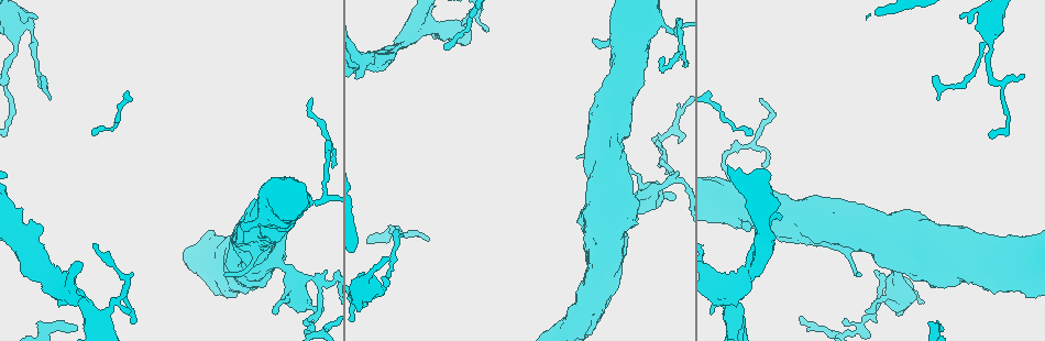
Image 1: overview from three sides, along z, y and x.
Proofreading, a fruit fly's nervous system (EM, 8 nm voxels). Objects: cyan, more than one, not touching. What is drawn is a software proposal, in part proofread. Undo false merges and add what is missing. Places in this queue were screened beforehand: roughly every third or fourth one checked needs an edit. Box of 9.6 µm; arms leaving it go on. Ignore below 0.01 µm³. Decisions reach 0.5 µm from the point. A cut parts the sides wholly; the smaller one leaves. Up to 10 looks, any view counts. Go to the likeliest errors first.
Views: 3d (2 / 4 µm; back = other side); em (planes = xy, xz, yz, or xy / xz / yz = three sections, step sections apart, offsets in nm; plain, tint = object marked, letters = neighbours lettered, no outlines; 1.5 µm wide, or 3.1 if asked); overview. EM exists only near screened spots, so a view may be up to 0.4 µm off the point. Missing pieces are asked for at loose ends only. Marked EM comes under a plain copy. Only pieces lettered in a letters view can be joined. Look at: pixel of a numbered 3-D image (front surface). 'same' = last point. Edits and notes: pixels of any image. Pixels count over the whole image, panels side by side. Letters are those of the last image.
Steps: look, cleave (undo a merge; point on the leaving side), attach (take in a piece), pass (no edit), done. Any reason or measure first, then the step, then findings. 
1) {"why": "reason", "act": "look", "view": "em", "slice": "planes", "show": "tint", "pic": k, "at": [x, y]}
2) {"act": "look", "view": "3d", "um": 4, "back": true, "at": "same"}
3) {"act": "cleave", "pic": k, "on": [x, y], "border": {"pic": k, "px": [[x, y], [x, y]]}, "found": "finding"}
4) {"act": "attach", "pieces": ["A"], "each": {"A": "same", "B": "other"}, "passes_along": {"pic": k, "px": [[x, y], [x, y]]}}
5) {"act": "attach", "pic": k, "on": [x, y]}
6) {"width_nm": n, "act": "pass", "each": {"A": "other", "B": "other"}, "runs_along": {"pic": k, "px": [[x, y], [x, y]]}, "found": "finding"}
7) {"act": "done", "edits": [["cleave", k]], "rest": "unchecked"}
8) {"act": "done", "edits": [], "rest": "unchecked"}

{"why": "an open end", "act": "look", "view": "em", "slice": "yz", "step": 8, "show": "letters", "pic": 1, "at": [403, 234]}

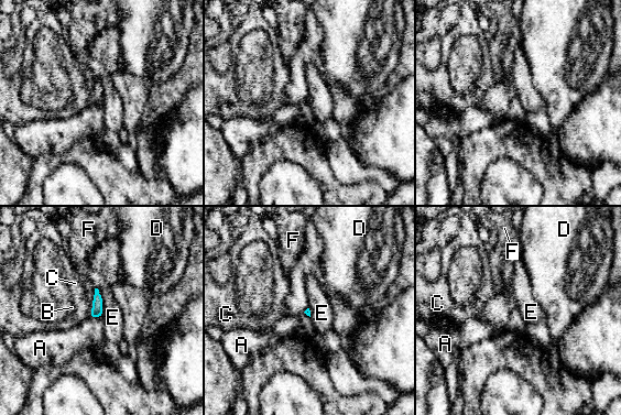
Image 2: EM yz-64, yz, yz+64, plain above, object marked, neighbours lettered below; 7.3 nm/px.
{"why": "another direction", "act": "look", "view": "em", "slice": "planes", "show": "letters", "at": "same"}

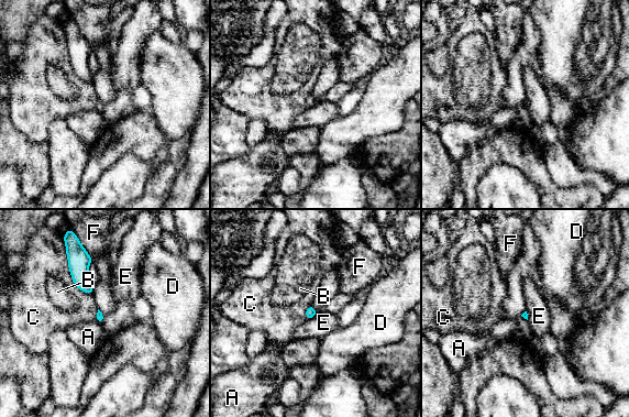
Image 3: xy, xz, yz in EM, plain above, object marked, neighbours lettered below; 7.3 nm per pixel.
{"act": "pass", "each": {"A": "other", "B": "other", "C": "other", "D": "other", "E": "other", "F": "other"}, "border": {"pic": 3, "px": [[317, 313], [307, 319]]}, "found": "none of them fits"}

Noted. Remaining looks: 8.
{"why": "thick end", "act": "look", "view": "em", "slice": "planes", "show": "letters", "pic": 1, "at": [747, 267]}

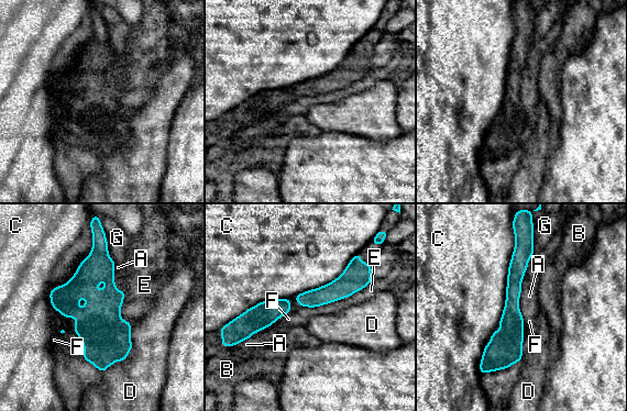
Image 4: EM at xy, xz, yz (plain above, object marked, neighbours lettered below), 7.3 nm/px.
{"act": "pass", "each": {"A": "other", "B": "other", "C": "other", "D": "other", "E": "other", "F": "other", "G": "other"}, "found": "no lettered piece goes on from it"}

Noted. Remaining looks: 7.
{"why": "thin end", "act": "look", "view": "3d", "um": 2, "back": true, "pic": 1, "at": [663, 59]}

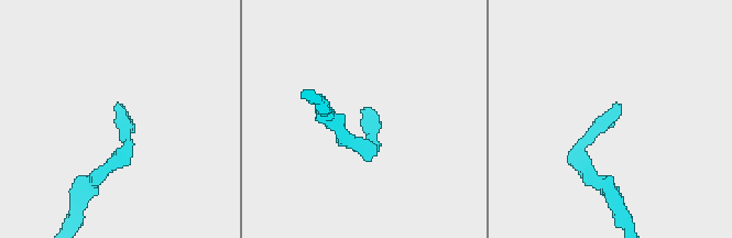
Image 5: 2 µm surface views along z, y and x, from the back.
{"why": "need the tissue", "act": "look", "view": "em", "slice": "planes", "show": "letters", "pic": 5, "at": [363, 108]}

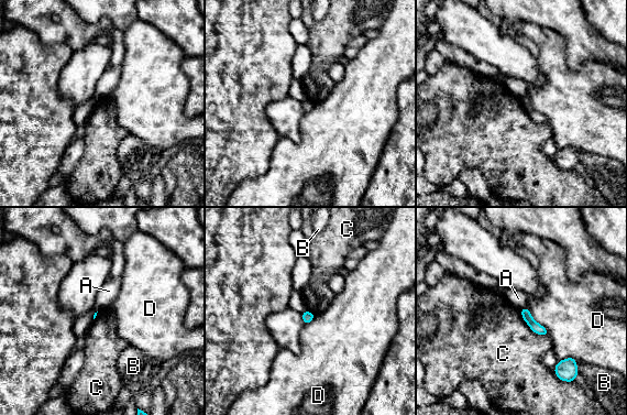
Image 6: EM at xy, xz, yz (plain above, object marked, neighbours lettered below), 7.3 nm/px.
{"longest_contact_nm": ["C", 280], "act": "pass", "each": {"A": "other", "B": "other", "C": "other", "D": "other"}, "border": {"pic": 6, "px": [[519, 309], [535, 332], [547, 336]]}, "found": "no lettered piece goes on from it"}

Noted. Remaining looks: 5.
{"why": "an open end", "act": "look", "view": "em", "slice": "yz", "step": 4, "show": "letters", "pic": 1, "at": [962, 18]}

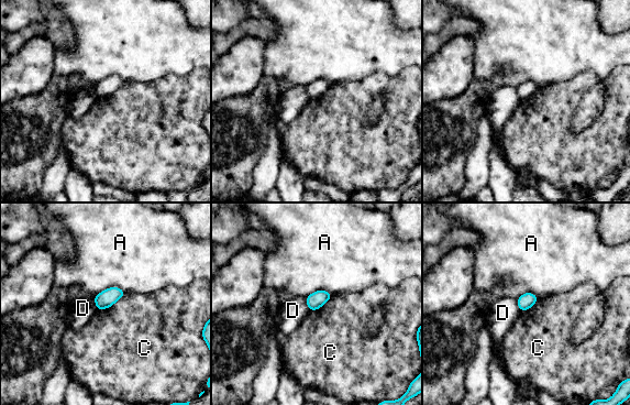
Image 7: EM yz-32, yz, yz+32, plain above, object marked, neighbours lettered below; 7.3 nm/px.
{"width_nm": 110, "longest_contact_nm": ["C", 240], "act": "pass", "each": {"A": "other", "C": "other", "D": "other"}, "found": "no lettered piece goes on from it"}

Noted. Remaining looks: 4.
{"act": "done", "edits": [], "rest": "unchecked"}

